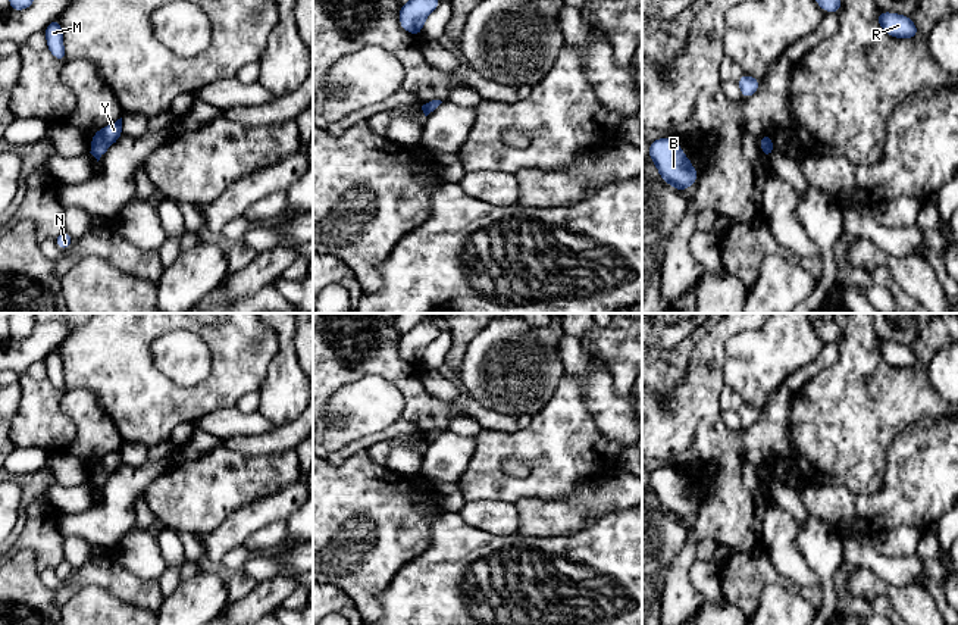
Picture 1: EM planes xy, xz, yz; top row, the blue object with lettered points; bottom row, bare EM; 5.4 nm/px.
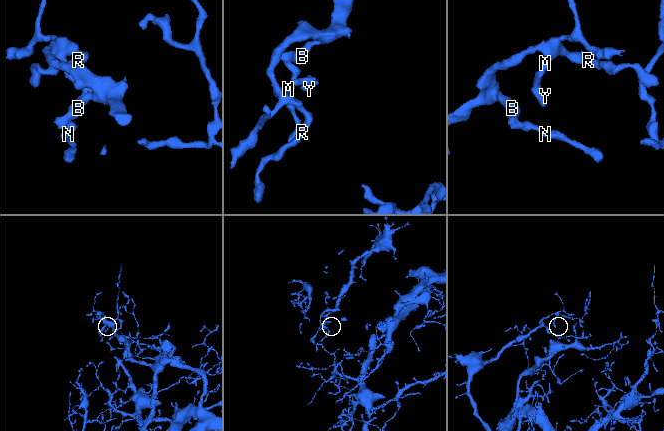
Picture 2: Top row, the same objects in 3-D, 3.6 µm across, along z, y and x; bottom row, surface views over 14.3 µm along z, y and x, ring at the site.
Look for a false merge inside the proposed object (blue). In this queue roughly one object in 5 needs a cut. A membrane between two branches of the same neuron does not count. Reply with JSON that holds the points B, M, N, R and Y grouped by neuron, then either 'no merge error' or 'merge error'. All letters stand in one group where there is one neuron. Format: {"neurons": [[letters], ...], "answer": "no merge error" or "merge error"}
{"neurons": [["B", "M", "N", "R", "Y"]], "answer": "no merge error"}

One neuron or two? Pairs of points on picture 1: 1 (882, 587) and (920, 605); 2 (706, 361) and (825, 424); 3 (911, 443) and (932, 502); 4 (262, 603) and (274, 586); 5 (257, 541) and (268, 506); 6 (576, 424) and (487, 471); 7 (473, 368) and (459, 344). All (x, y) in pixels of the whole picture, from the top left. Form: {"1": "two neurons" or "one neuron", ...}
{"1": "one neuron", "2": "two neurons", "3": "one neuron", "4": "one neuron", "5": "two neurons", "6": "one neuron", "7": "two neurons"}

